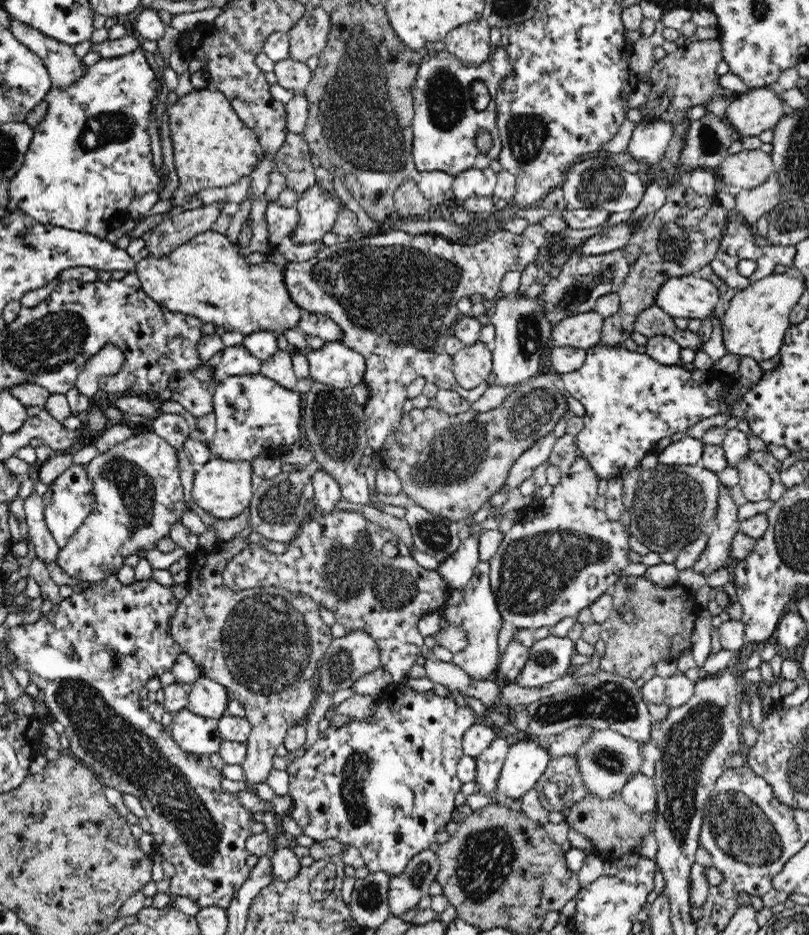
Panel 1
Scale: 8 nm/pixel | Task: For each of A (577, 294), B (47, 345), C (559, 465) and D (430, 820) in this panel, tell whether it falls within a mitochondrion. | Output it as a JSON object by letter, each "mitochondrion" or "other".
{"A":"mitochondrion","B":"mitochondrion","C":"other","D":"other"}

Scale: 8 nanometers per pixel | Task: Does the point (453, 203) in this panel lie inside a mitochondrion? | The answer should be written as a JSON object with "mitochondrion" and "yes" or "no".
{"mitochondrion":"no"}

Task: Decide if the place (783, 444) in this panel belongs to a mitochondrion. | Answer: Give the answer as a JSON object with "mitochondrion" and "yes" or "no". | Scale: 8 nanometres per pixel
{"mitochondrion":"no"}

